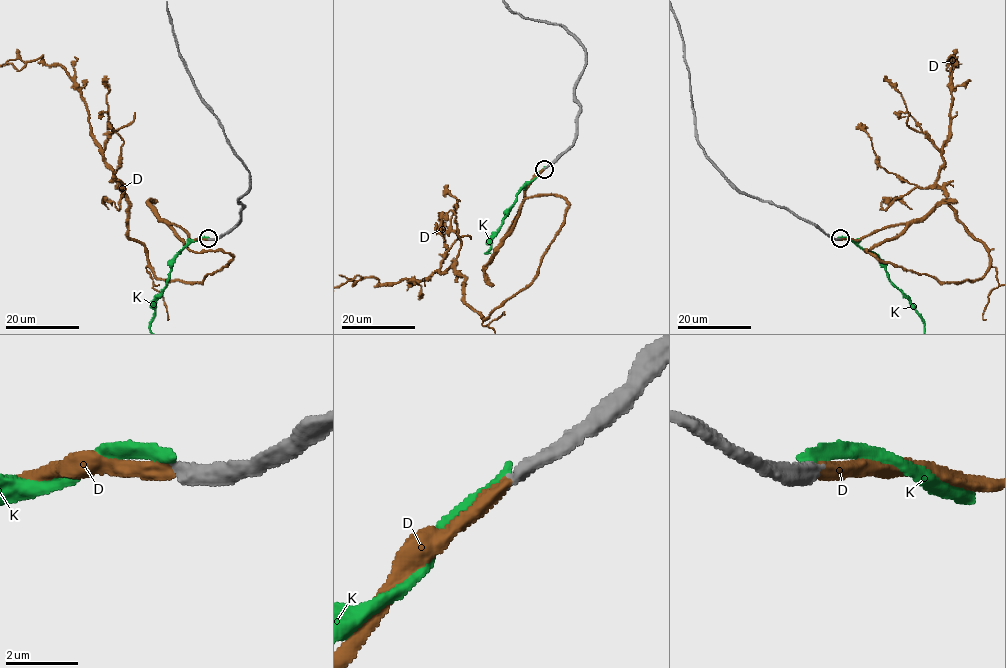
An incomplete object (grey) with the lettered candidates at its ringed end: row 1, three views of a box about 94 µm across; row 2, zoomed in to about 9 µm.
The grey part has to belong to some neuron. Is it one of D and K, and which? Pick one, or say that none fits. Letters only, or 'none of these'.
D

